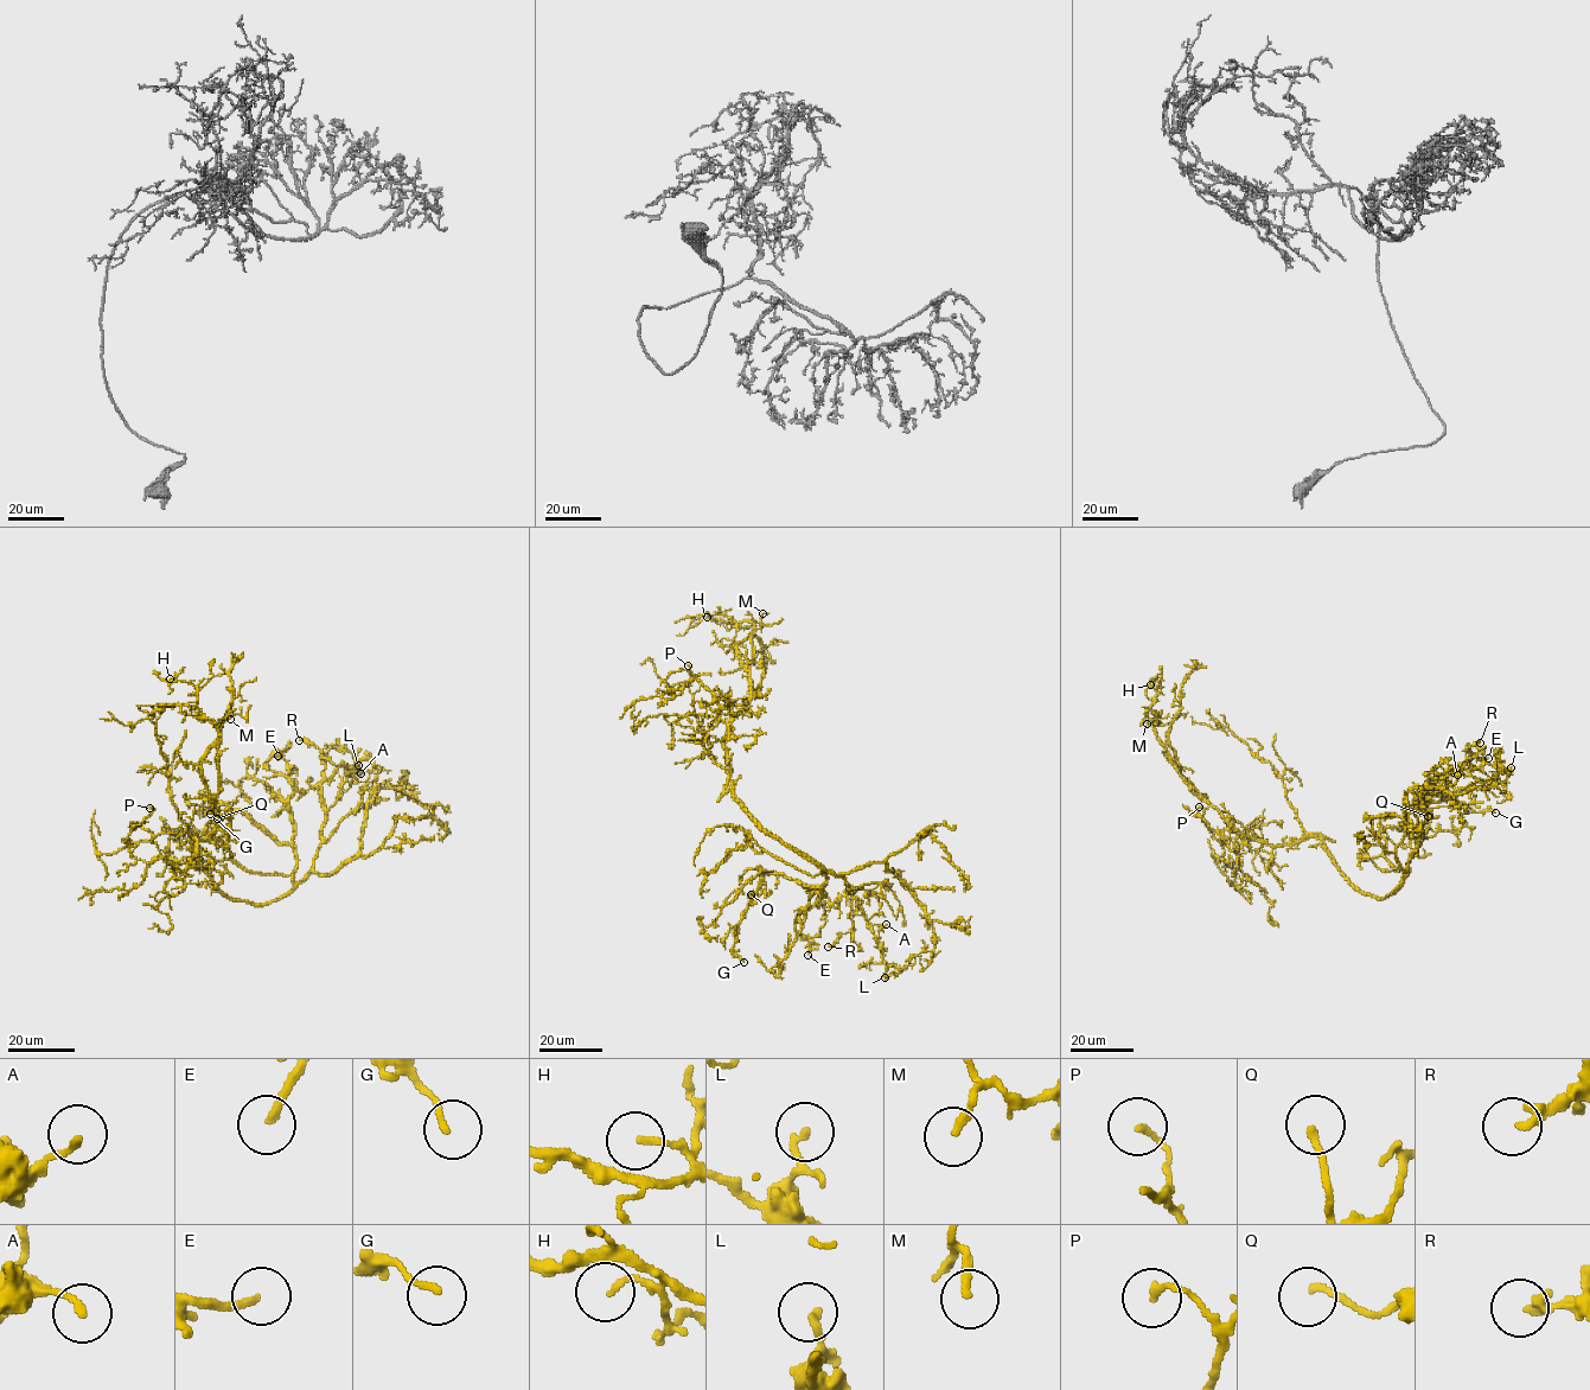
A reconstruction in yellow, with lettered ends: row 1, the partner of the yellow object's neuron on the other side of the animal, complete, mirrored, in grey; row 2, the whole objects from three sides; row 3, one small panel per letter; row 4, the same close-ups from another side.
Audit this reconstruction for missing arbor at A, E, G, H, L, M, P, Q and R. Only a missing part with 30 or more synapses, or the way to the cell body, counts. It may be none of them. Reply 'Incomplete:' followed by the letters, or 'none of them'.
Incomplete: E

